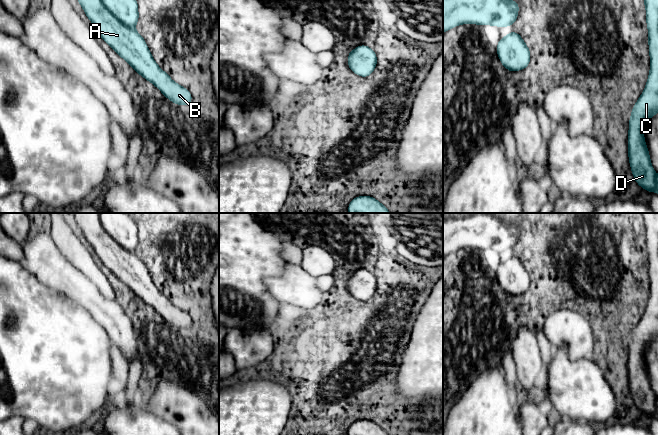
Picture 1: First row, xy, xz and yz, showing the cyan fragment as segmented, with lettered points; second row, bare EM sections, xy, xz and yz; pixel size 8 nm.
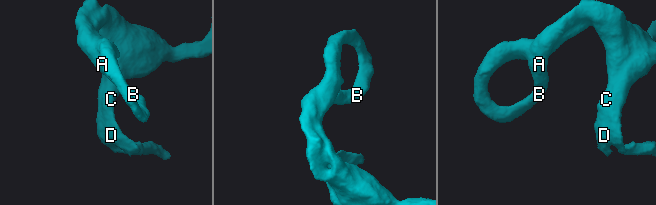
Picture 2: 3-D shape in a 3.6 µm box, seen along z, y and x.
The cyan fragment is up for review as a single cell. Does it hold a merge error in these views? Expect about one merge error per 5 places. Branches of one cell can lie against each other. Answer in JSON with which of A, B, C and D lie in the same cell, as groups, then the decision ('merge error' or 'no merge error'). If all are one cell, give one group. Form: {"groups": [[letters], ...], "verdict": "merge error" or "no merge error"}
{"groups": [["A", "B", "C", "D"]], "verdict": "no merge error"}

